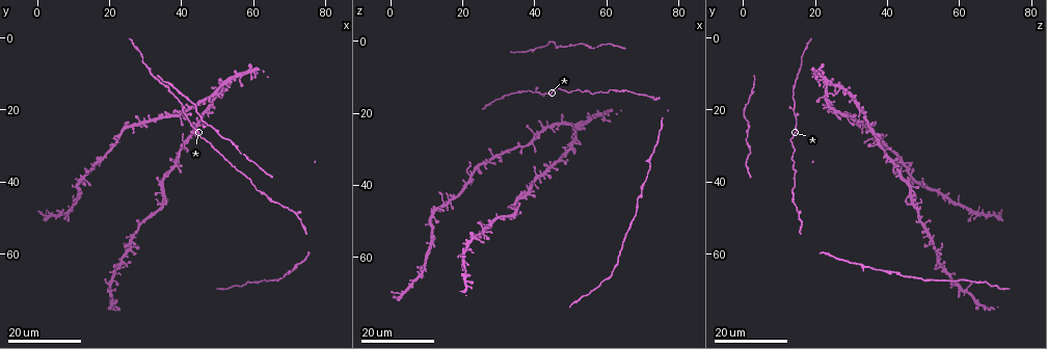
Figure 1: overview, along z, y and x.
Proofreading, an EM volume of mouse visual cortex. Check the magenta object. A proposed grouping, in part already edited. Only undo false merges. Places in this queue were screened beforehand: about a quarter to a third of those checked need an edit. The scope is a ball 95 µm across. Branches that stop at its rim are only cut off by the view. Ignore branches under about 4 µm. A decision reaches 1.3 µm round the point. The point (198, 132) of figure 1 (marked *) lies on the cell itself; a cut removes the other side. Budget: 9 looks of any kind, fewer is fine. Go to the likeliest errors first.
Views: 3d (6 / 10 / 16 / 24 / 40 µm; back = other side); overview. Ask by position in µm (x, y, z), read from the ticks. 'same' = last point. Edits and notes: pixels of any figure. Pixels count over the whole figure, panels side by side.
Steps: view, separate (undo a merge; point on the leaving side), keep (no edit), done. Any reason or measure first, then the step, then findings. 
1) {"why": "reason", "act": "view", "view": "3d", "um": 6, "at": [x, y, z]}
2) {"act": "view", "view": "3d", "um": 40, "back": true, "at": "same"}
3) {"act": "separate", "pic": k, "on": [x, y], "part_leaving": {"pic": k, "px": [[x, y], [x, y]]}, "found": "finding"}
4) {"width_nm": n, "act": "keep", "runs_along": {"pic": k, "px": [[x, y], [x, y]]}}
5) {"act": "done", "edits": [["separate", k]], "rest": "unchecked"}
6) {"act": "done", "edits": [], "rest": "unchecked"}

{"why": "four or more arms meet", "act": "view", "view": "3d", "um": 24, "at": [21.5, 27.0, 37.5]}

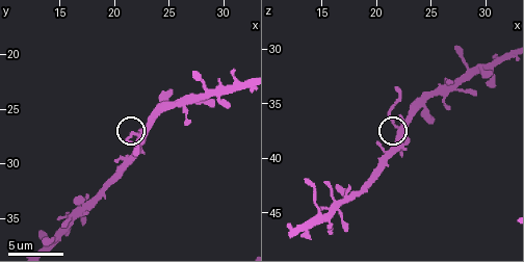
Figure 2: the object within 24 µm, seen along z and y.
{"act": "view", "view": "3d", "um": 6, "at": [21.8, 27.4, 37.0]}

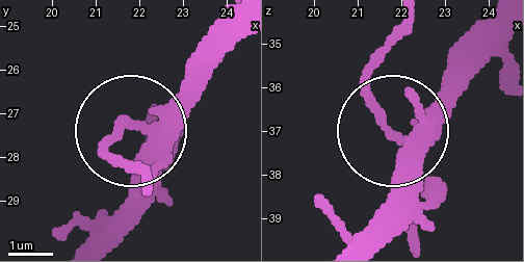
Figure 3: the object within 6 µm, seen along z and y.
{"side_arm_um": 5, "act": "separate", "pic": 3, "on": [98, 145], "part_leaving": {"pic": 3, "px": [[134, 125], [101, 158], [141, 177]]}, "found": "a second cell is stuck on"}

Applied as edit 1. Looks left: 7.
{"why": "side arm on a straight run", "act": "view", "view": "3d", "um": 24, "at": [41.5, 21.5, 14.0]}

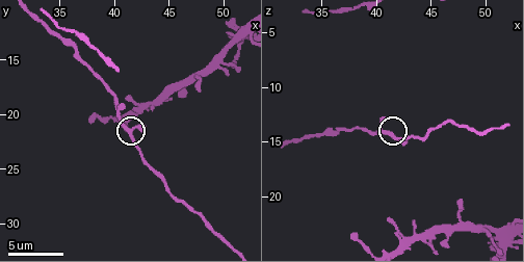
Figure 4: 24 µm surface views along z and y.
{"act": "view", "view": "3d", "um": 6, "at": [41.4, 21.6, 14.2]}

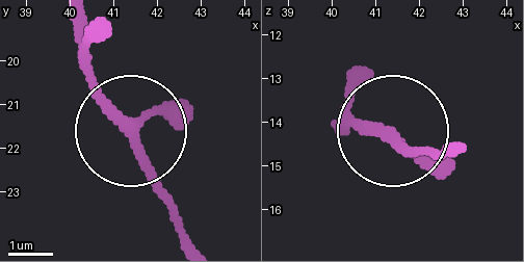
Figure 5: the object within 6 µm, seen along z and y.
{"why": "other side", "act": "view", "view": "3d", "um": 6, "back": true, "at": [41.35, 21.40, 14.35]}

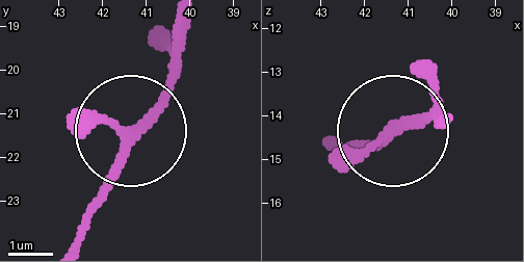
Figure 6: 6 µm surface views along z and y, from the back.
{"width_nm": 220, "act": "keep", "runs_along": {"pic": 6, "px": [[71, 241], [183, 44]]}, "found": "continuous, no second cell"}

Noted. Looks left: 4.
{"act": "view", "view": "3d", "um": 16, "at": [35.6, 13.6, 13.8]}

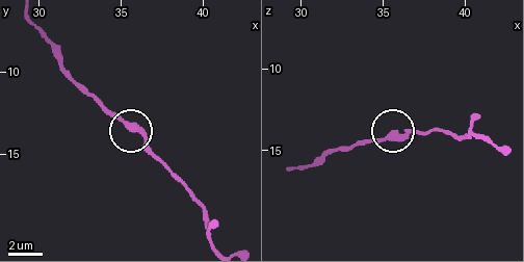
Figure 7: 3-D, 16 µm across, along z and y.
{"why": "closer look", "act": "view", "view": "3d", "um": 6, "at": [35.8, 13.5, 13.8]}

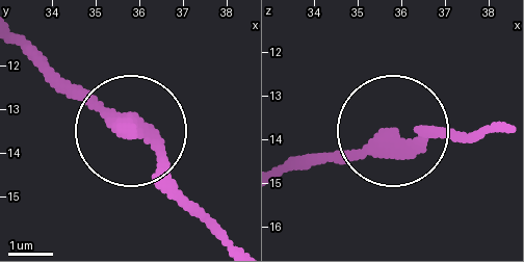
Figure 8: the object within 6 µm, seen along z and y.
{"side_arm_um": 19, "act": "keep", "found": "continuous, no second cell"}

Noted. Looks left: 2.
{"act": "done", "edits": [["separate", 3]], "rest": "unchecked"}

